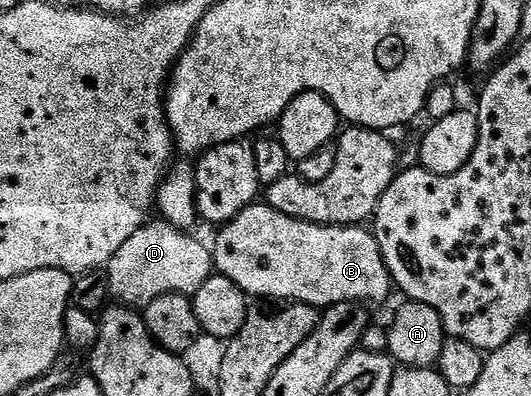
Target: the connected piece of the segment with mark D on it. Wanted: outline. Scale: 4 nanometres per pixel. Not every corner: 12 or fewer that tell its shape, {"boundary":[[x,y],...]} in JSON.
{"boundary":[[149,219],[106,266],[111,299],[143,309],[189,298],[214,274],[212,248]]}

